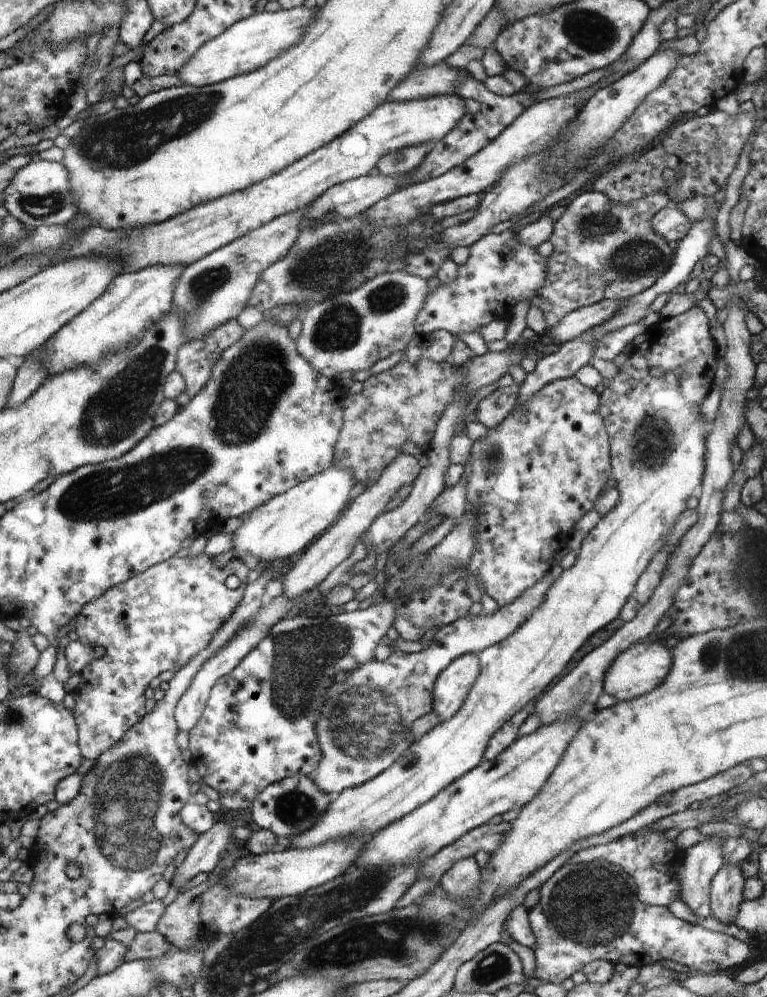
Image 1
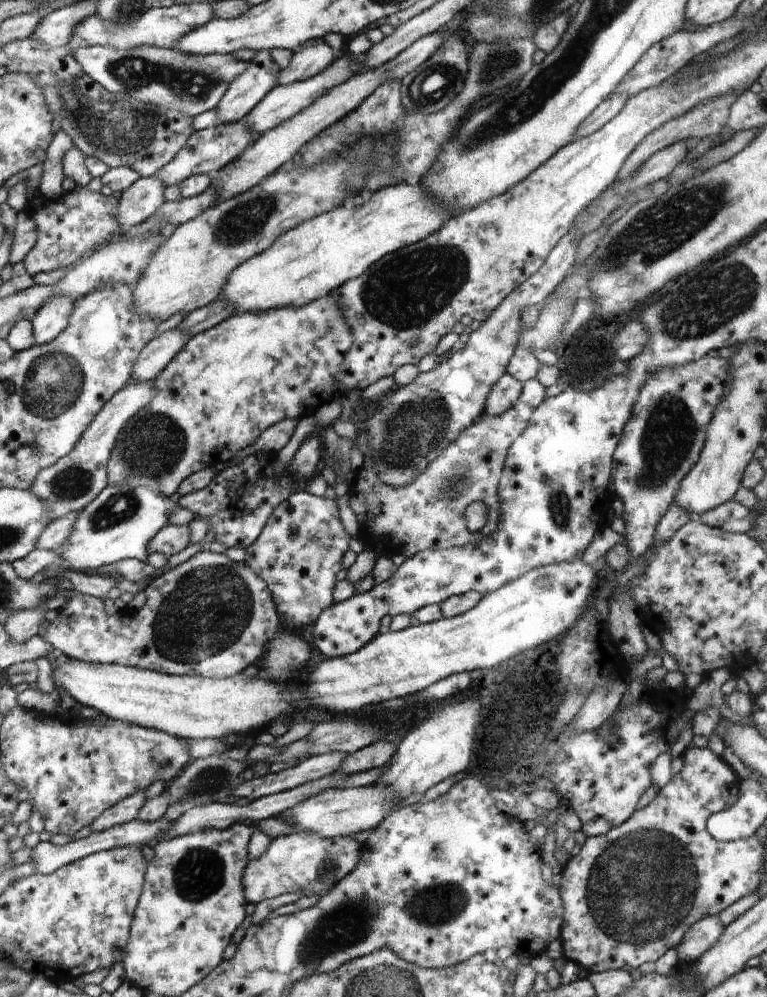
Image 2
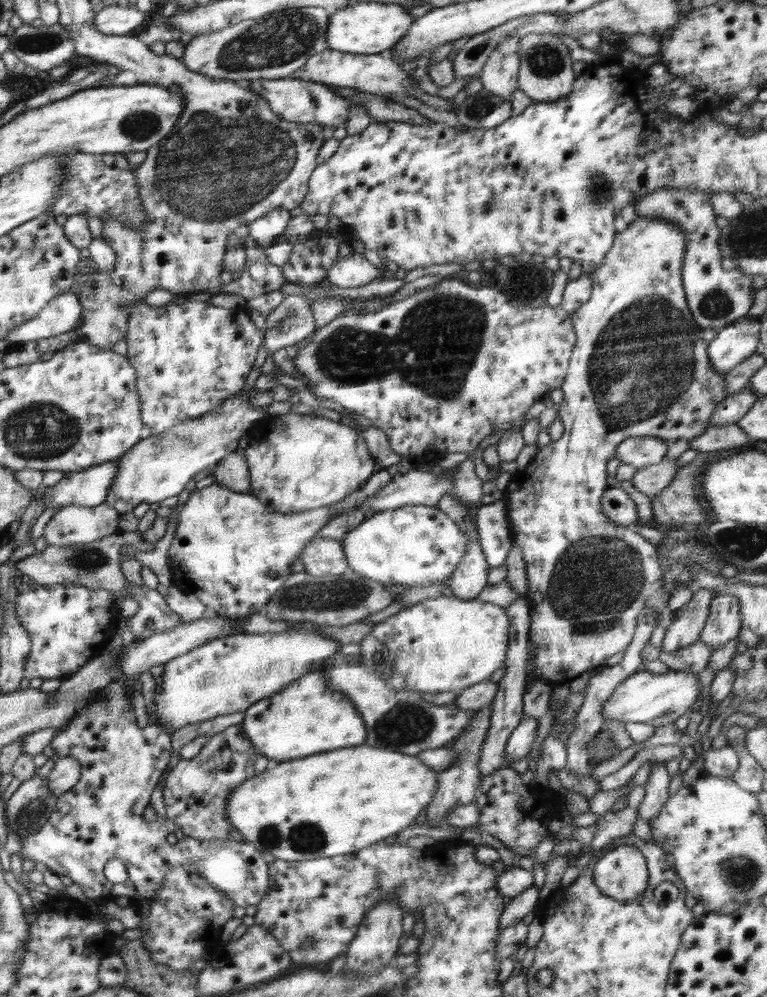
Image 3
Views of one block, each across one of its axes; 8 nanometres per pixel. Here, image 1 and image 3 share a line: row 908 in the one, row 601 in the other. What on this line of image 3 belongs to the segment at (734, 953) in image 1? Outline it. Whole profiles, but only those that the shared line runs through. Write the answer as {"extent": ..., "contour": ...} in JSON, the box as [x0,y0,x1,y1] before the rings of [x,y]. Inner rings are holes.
{"extent":[504,217,729,687],"contour":[[[637,217],[633,223],[623,231],[616,234],[613,245],[606,253],[606,258],[602,261],[600,267],[591,272],[592,292],[591,297],[586,303],[580,306],[573,314],[571,321],[577,341],[575,342],[572,356],[569,360],[569,367],[560,385],[564,392],[564,400],[558,411],[560,422],[564,425],[564,434],[560,440],[550,442],[548,446],[540,448],[532,458],[532,463],[526,468],[522,468],[510,478],[510,483],[504,491],[504,497],[507,506],[507,521],[512,532],[512,543],[518,545],[522,551],[522,556],[526,564],[527,586],[529,586],[529,596],[531,596],[531,607],[529,608],[529,664],[533,670],[533,677],[536,680],[548,682],[551,686],[560,687],[568,685],[576,676],[583,672],[596,669],[610,656],[614,656],[621,650],[626,650],[633,639],[639,614],[643,610],[656,608],[654,616],[654,625],[657,625],[662,610],[668,606],[669,594],[663,587],[663,568],[659,563],[659,554],[656,547],[648,540],[645,540],[634,527],[618,526],[612,520],[607,518],[601,511],[601,498],[604,491],[608,488],[607,464],[614,456],[616,448],[630,438],[654,437],[662,439],[668,446],[673,445],[678,440],[692,441],[698,438],[700,434],[710,426],[712,412],[720,401],[724,400],[729,394],[725,392],[725,374],[726,372],[716,372],[711,367],[708,356],[709,342],[701,337],[702,328],[693,319],[691,310],[687,305],[684,285],[682,282],[682,265],[685,257],[686,235],[682,229],[667,220],[659,218]]]}

